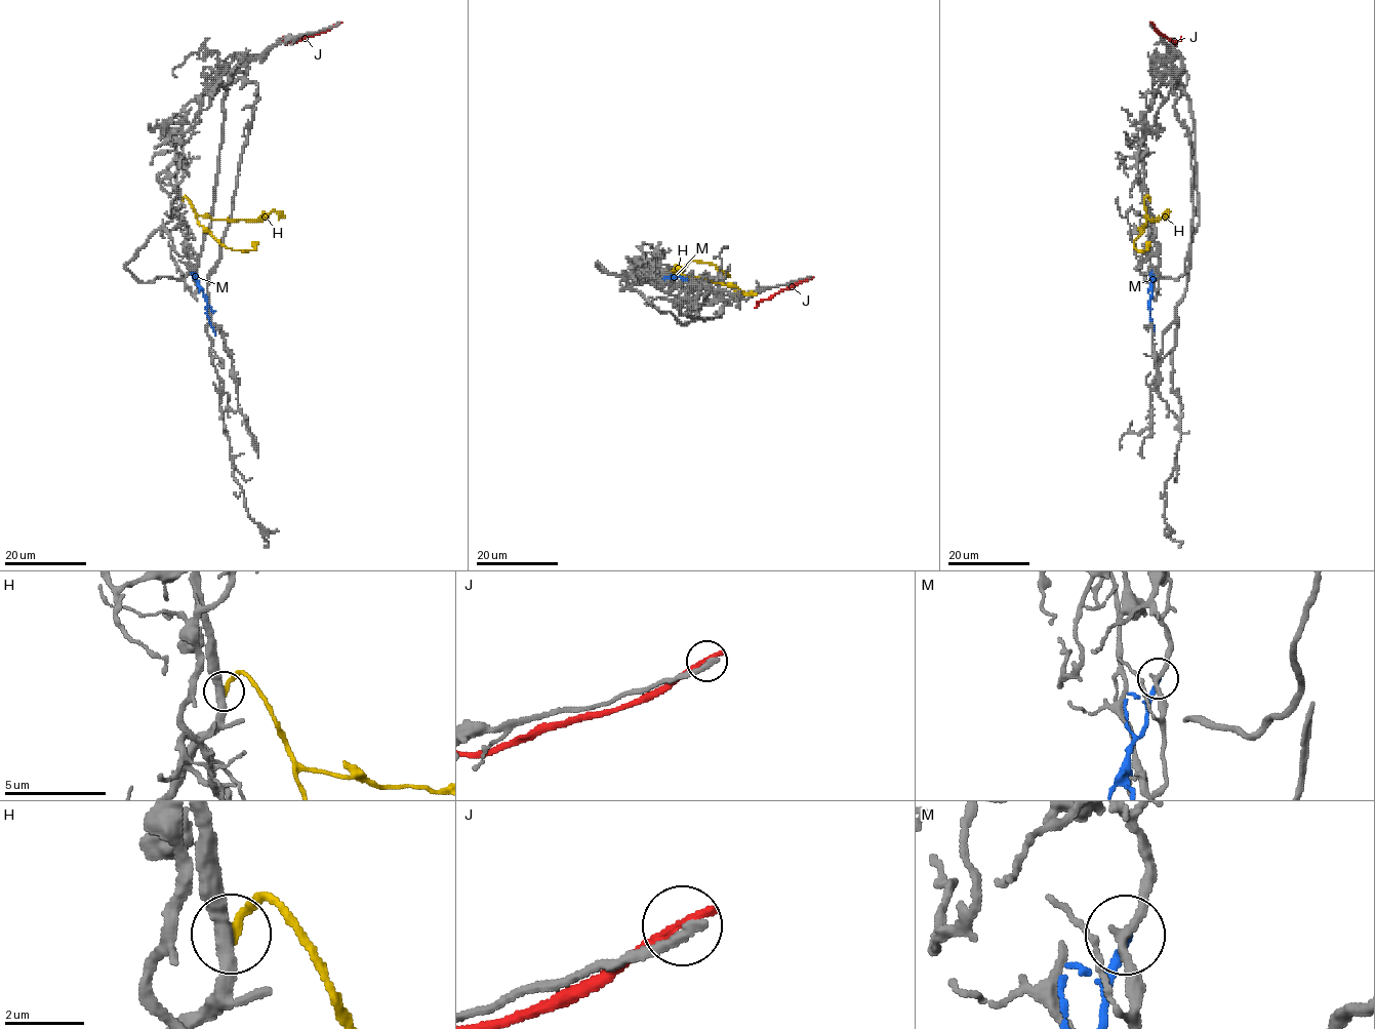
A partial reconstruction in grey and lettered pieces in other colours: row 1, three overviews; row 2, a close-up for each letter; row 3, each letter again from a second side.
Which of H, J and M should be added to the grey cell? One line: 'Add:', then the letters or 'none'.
Add: M

